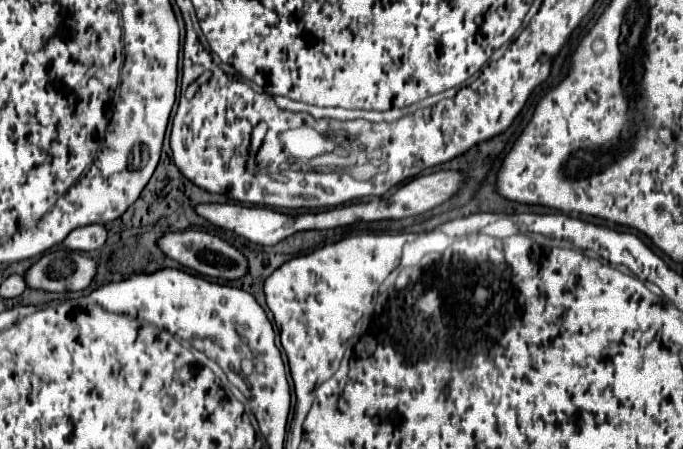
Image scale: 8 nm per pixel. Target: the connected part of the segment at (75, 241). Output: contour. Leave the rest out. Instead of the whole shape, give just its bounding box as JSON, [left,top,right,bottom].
[63,225,107,251]

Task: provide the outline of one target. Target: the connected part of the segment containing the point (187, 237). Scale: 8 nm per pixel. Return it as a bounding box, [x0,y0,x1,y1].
[159,229,249,281]

